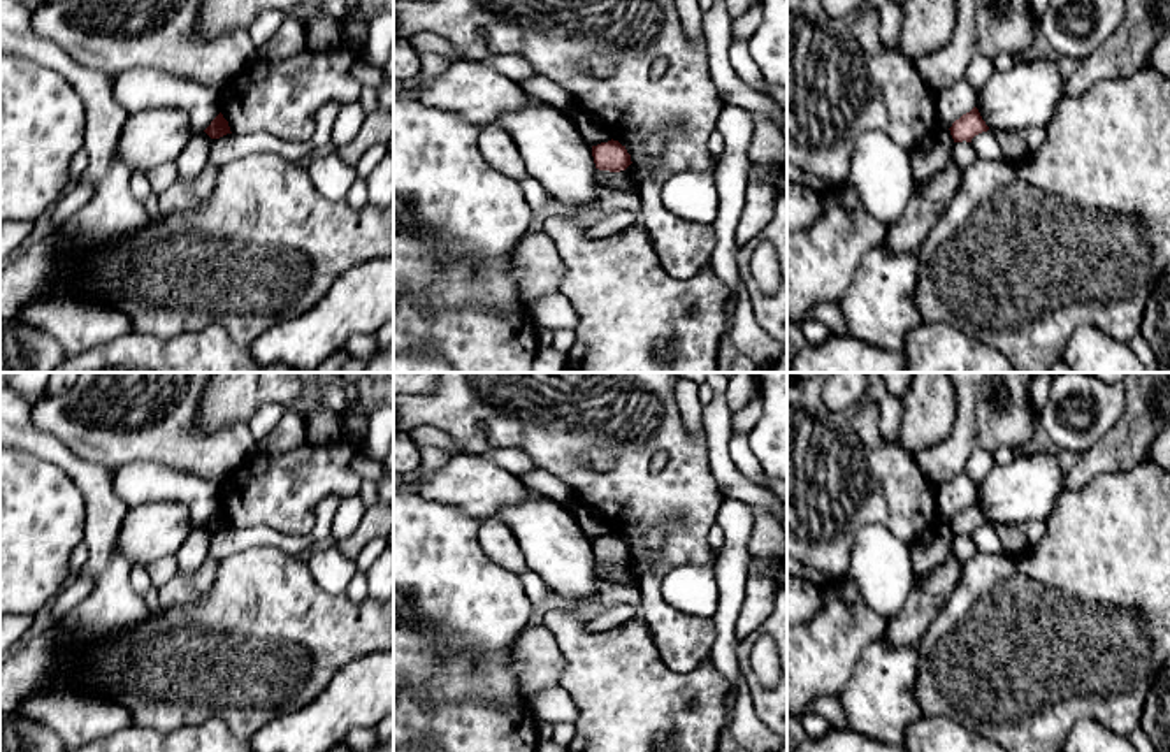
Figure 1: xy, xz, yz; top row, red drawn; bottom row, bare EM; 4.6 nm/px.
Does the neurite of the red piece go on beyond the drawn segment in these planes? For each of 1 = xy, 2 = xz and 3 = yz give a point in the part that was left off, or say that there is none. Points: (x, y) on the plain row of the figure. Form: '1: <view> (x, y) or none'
1: none
2: none
3: none

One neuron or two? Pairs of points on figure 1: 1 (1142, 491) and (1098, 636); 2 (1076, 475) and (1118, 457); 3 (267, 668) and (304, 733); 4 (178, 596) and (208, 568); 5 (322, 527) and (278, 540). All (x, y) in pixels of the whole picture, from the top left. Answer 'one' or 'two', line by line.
1: one
2: one
3: two
4: one
5: one

